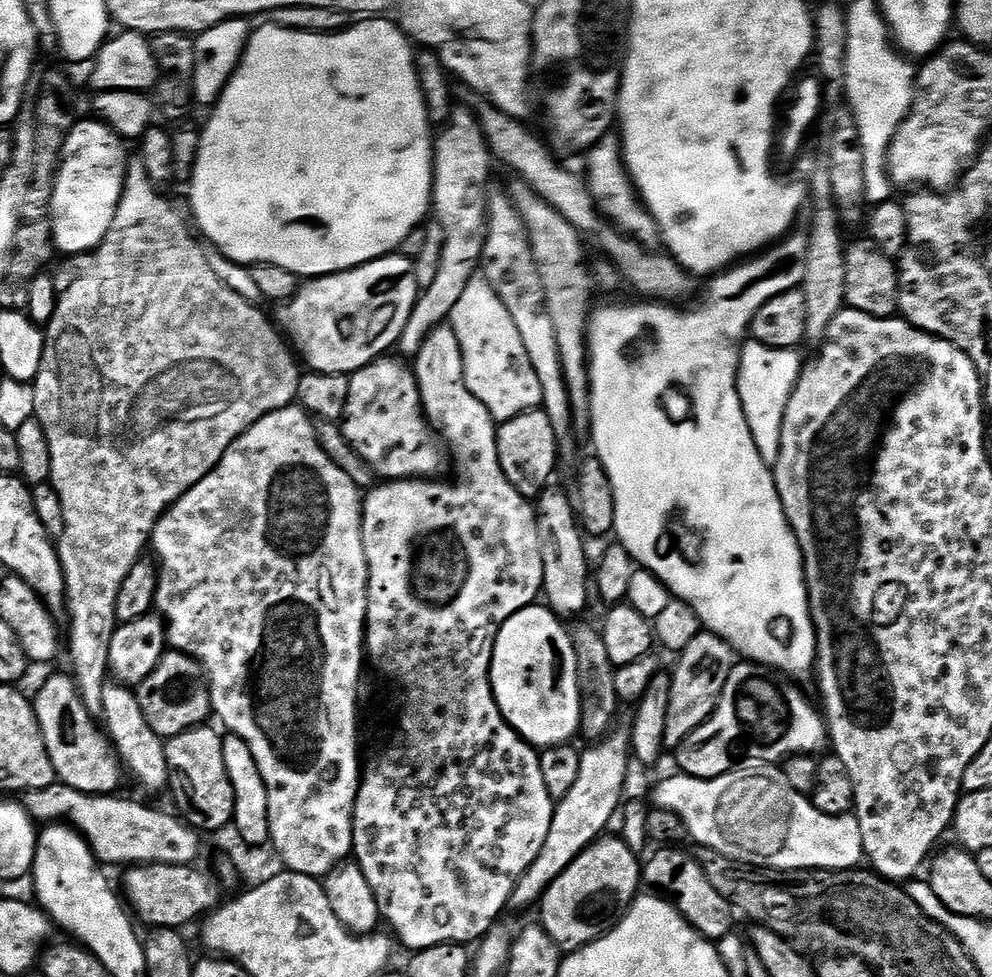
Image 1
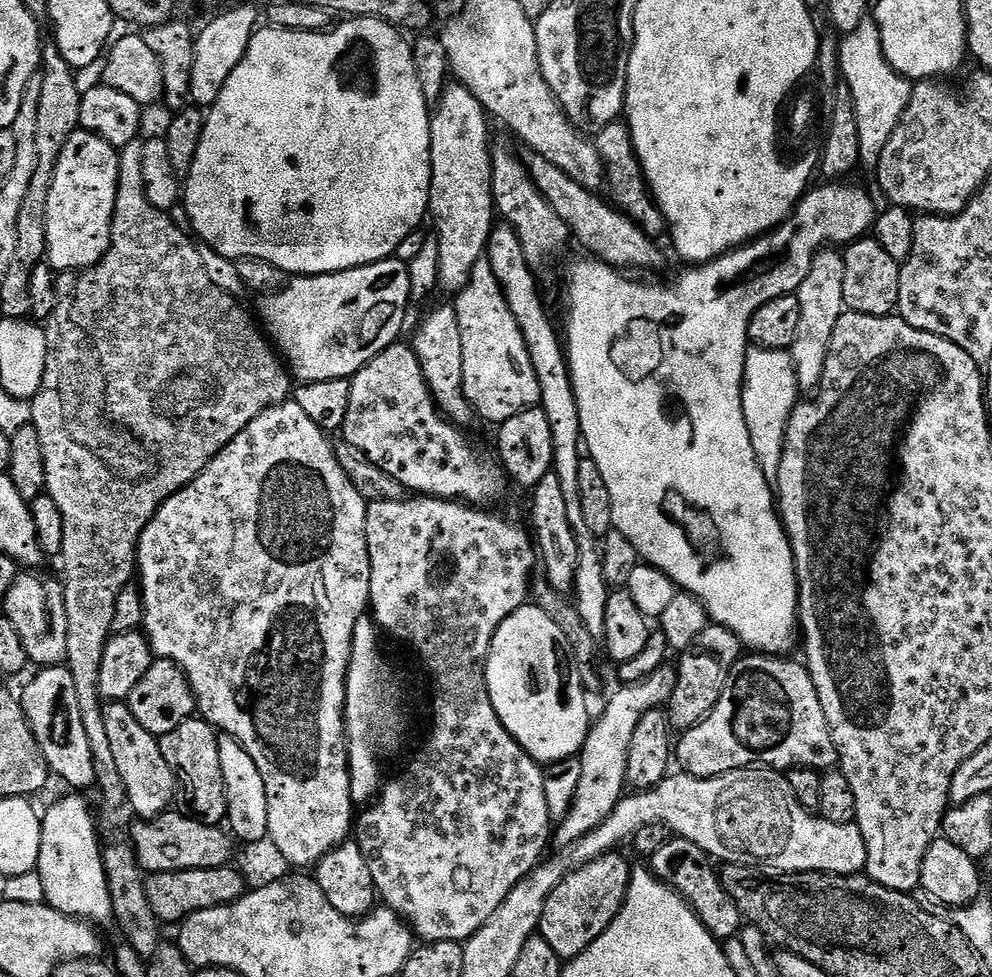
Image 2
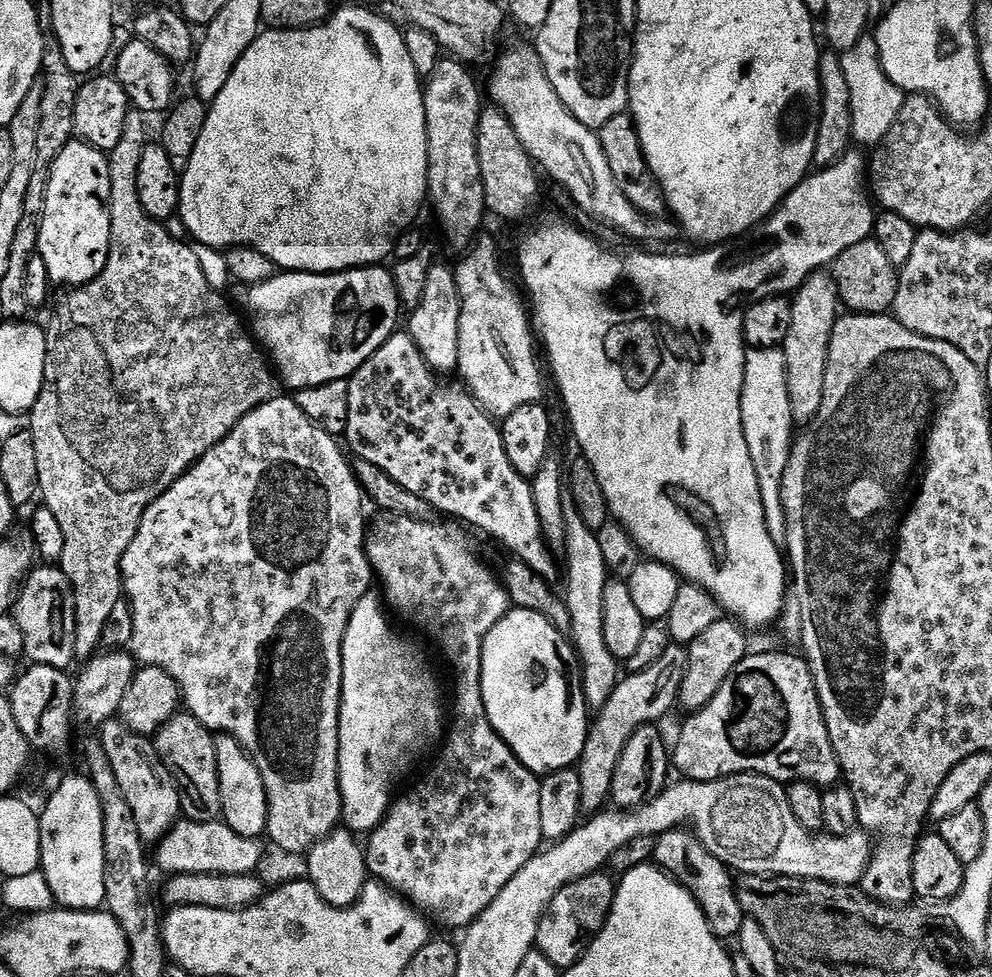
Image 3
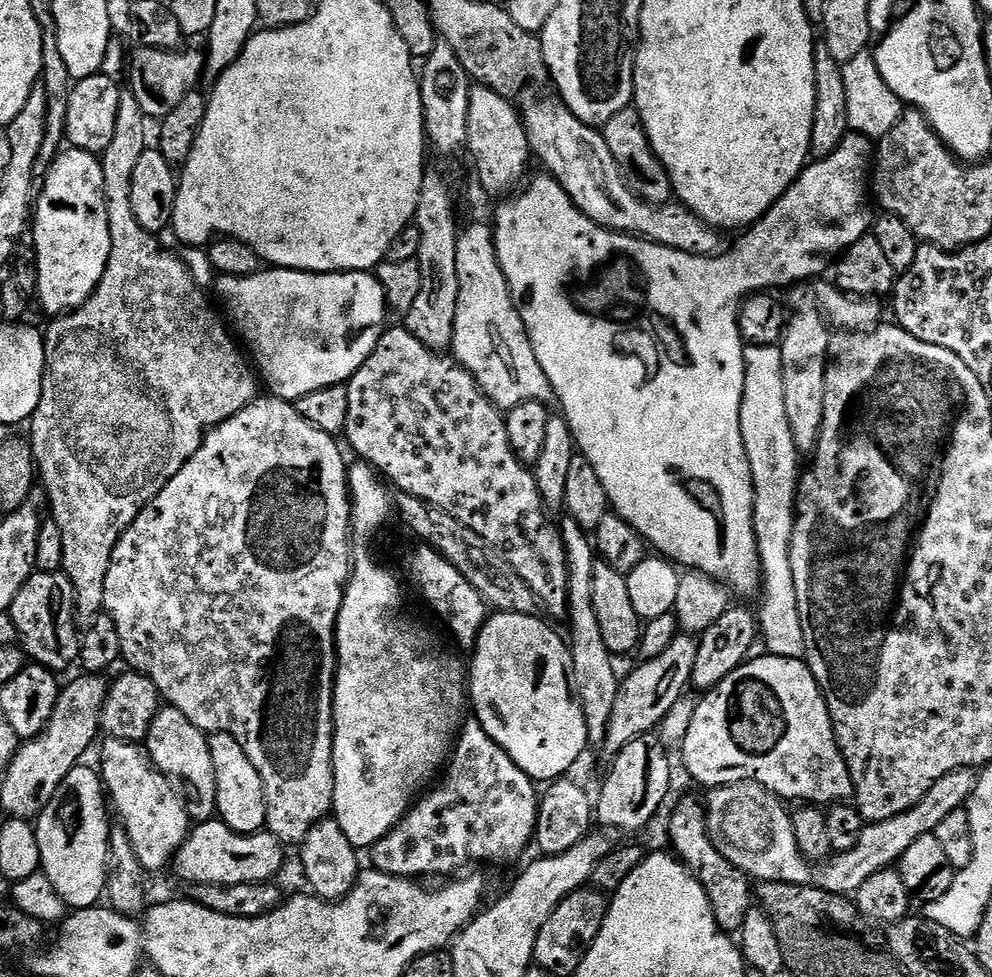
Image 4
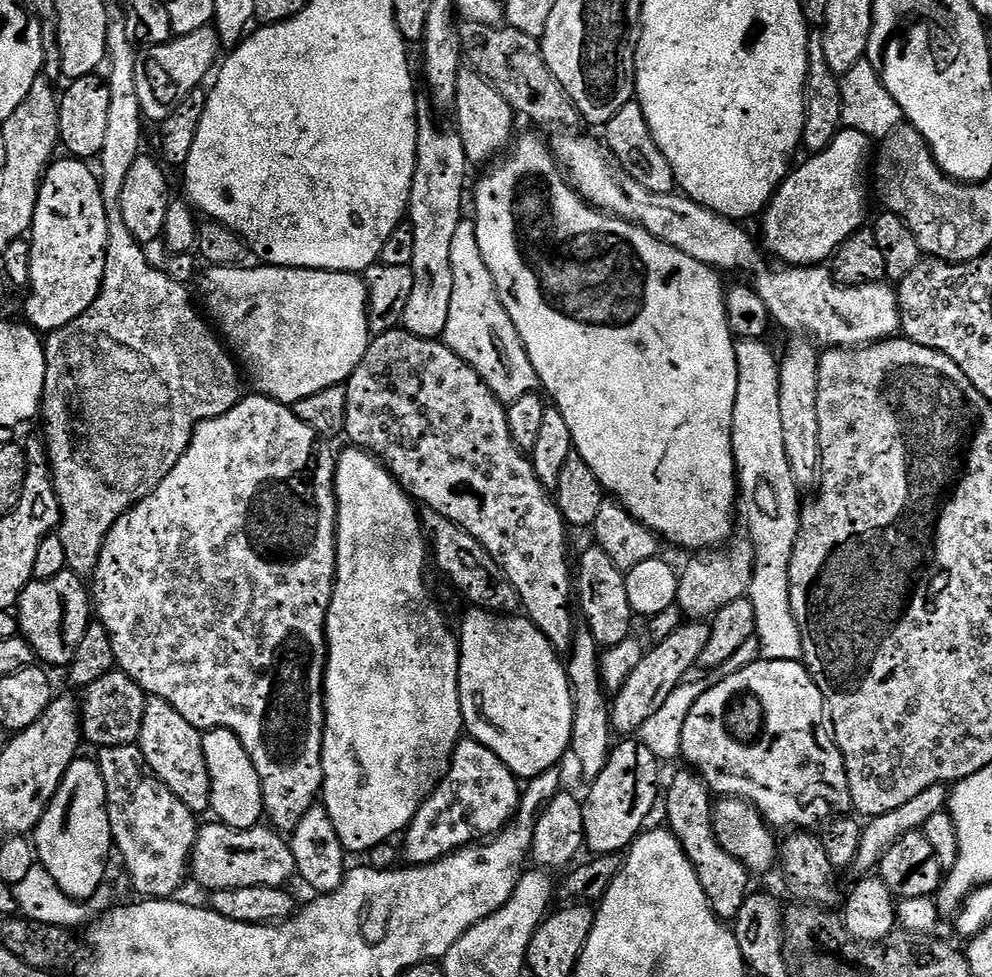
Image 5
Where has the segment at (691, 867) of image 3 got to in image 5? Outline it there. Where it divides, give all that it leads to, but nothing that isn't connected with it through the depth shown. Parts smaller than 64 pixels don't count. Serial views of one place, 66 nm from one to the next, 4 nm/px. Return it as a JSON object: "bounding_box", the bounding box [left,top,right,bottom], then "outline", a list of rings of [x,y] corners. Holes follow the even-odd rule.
{"bounding_box":[662,771,750,922],"outline":[[[695,771],[676,772],[672,781],[667,781],[666,795],[662,800],[662,812],[668,815],[667,827],[670,829],[676,841],[682,846],[686,858],[694,866],[698,874],[698,882],[719,920],[725,922],[735,921],[738,910],[746,902],[750,894],[748,879],[750,873],[738,858],[726,854],[718,842],[718,838],[712,829],[712,809],[714,807],[714,796],[704,779],[696,775]],[[668,792],[668,797],[667,796]],[[665,799],[665,800],[664,800]]]}

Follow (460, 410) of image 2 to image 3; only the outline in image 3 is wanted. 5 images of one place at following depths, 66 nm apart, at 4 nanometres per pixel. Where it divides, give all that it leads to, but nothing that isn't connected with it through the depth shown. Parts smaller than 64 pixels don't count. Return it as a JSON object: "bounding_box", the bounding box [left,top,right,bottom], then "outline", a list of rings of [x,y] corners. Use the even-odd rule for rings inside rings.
{"bounding_box":[406,263,460,373],"outline":[[[433,263],[426,274],[426,290],[422,290],[422,302],[411,309],[406,331],[412,337],[414,346],[433,372],[455,373],[458,369],[458,322],[460,321],[460,291],[453,265]]]}

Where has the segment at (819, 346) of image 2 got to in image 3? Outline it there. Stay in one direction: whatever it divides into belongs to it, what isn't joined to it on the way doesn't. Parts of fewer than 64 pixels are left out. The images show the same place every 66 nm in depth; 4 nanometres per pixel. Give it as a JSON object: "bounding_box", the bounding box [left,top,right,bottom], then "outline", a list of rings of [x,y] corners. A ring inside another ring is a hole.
{"bounding_box":[782,270,842,426],"outline":[[[828,270],[813,272],[807,282],[796,289],[791,302],[790,334],[786,334],[782,345],[786,358],[786,390],[790,390],[793,421],[797,425],[806,426],[818,414],[818,406],[822,406],[830,338],[842,308],[835,276]]]}

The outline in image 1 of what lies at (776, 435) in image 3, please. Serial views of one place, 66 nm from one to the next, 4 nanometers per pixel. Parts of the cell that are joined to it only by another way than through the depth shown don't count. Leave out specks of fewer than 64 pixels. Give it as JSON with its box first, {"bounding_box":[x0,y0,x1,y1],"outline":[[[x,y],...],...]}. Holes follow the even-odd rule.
{"bounding_box":[736,339,802,462],"outline":[[[749,339],[740,350],[740,365],[736,375],[736,389],[754,438],[758,454],[764,460],[774,462],[782,446],[782,418],[786,414],[786,402],[800,377],[802,359],[796,348],[771,348],[762,342]]]}

